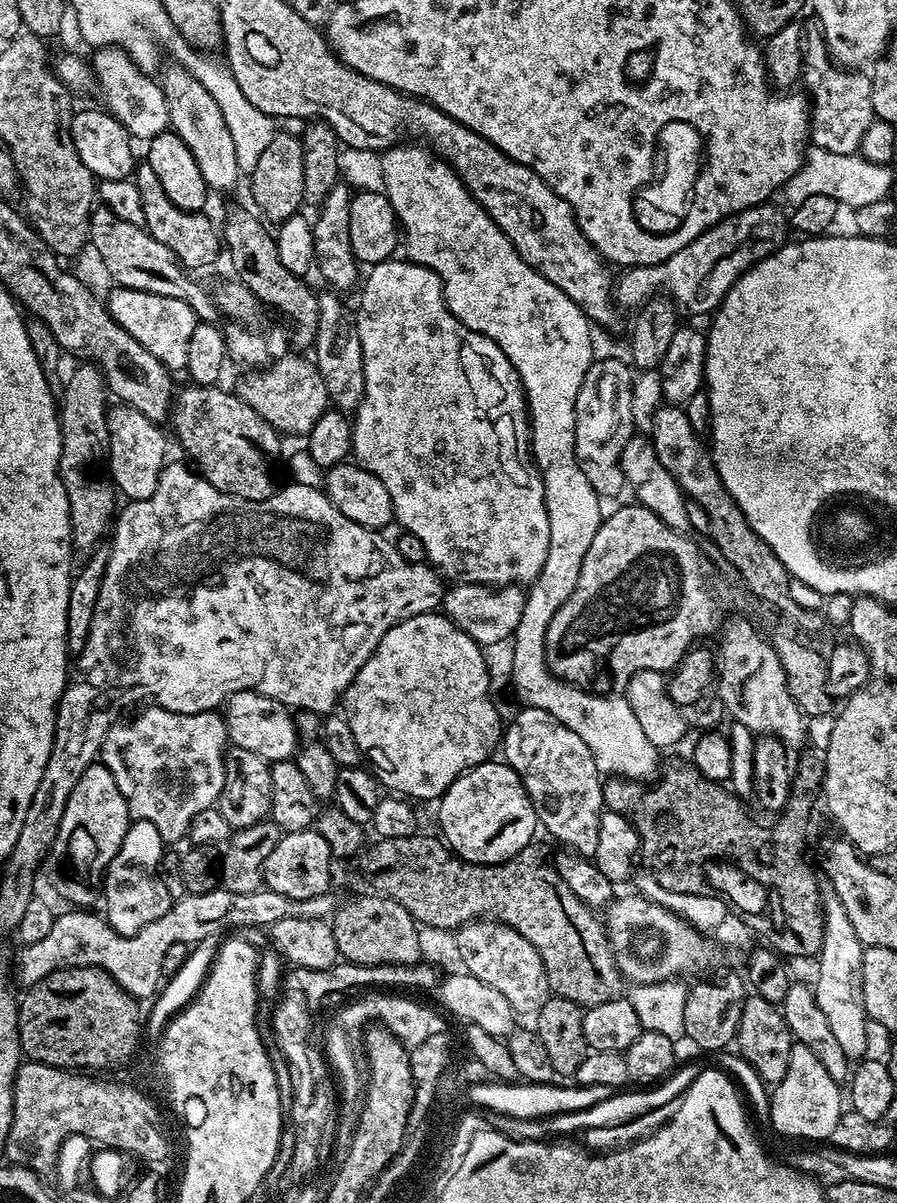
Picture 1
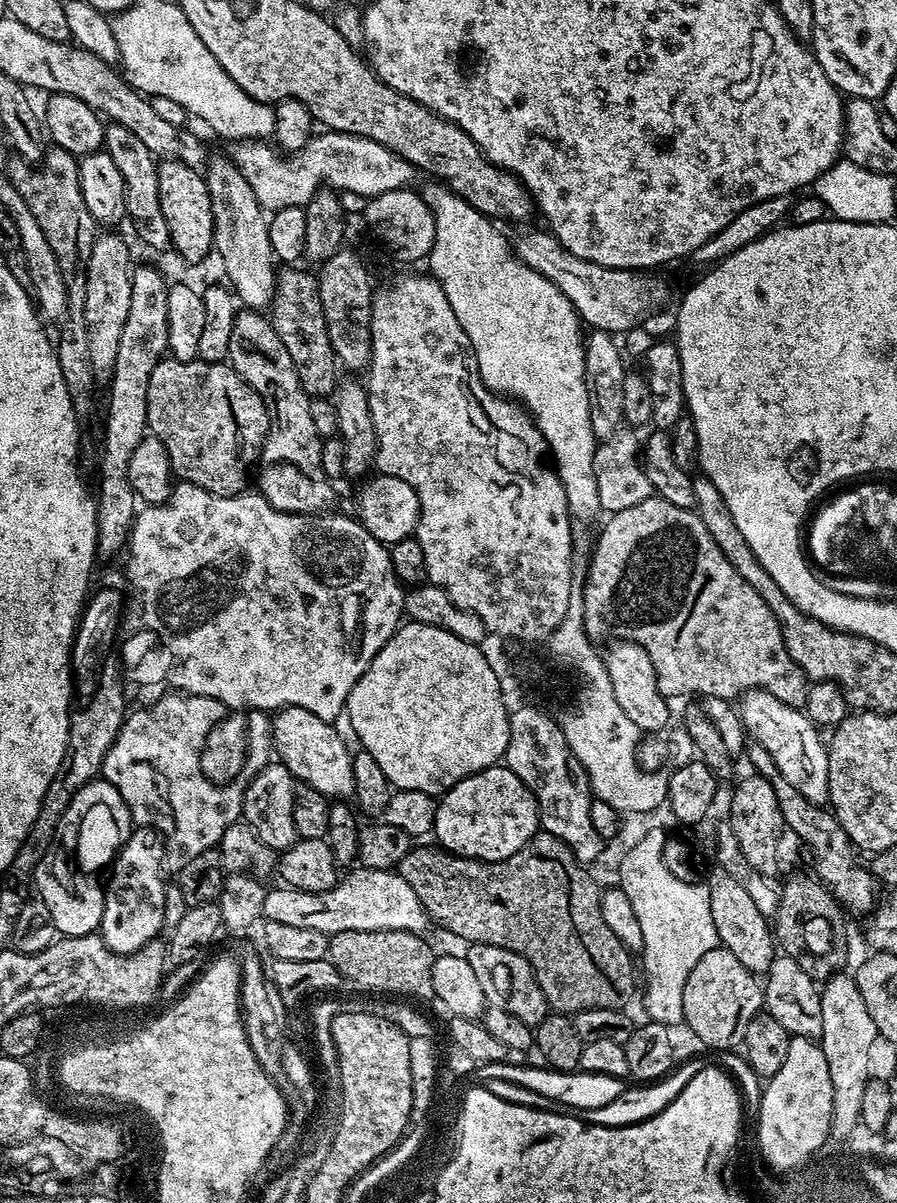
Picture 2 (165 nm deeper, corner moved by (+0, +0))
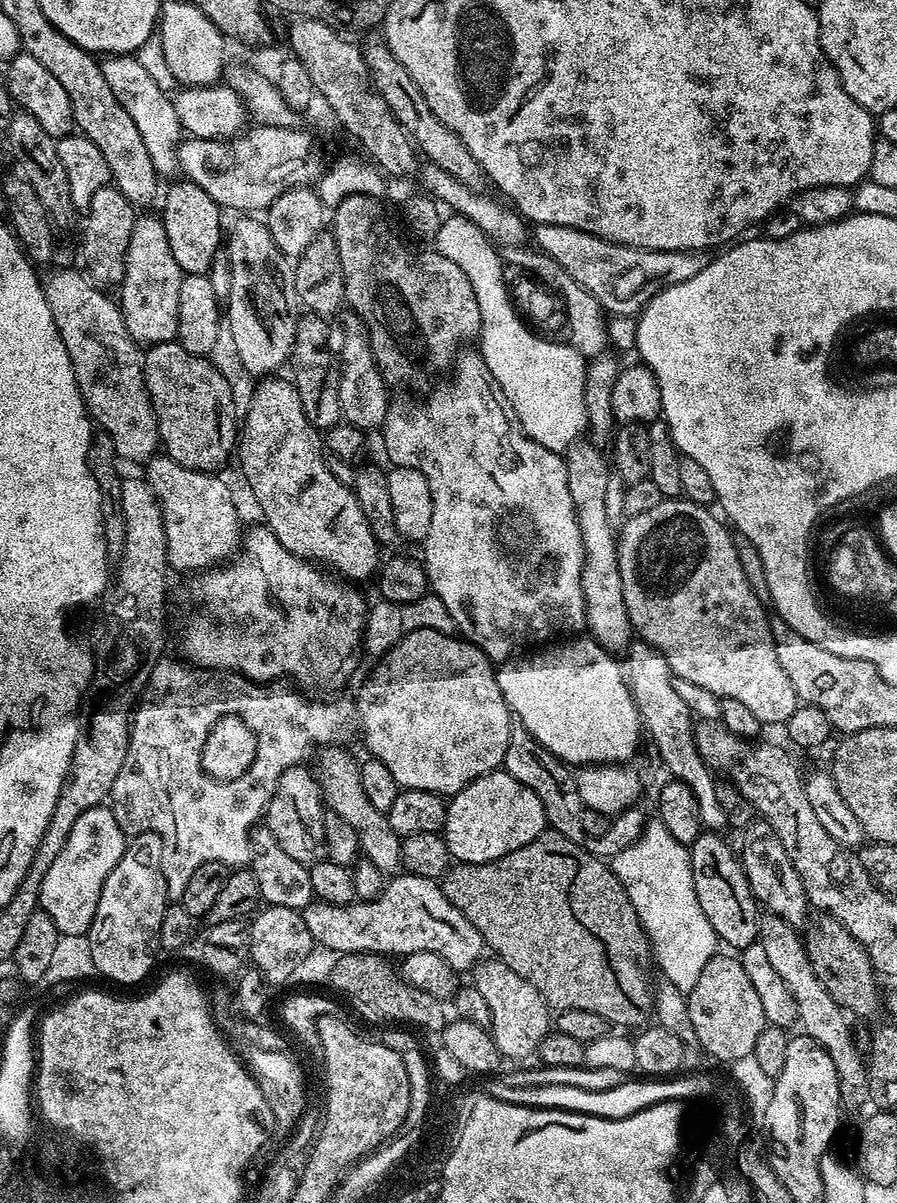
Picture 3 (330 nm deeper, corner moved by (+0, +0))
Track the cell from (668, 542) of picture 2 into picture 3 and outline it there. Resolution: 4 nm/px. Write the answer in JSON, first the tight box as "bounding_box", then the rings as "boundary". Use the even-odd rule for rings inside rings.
{"bounding_box":[616,498,798,725],"boundary":[[[661,498],[658,506],[645,510],[643,514],[627,517],[623,528],[618,532],[616,549],[618,550],[618,570],[622,574],[622,598],[626,606],[628,621],[632,623],[633,633],[660,652],[662,658],[669,664],[673,677],[686,682],[694,682],[694,686],[702,686],[702,690],[710,690],[710,694],[720,697],[721,700],[735,698],[737,702],[742,702],[753,712],[754,718],[758,718],[761,725],[787,725],[790,714],[794,714],[794,710],[798,707],[794,686],[790,686],[790,678],[786,678],[786,670],[782,670],[782,665],[778,663],[778,653],[774,650],[774,638],[768,625],[769,613],[766,611],[766,606],[760,601],[758,594],[754,594],[750,582],[746,582],[746,574],[742,574],[742,562],[738,562],[738,550],[733,533],[719,515],[718,517],[711,516],[702,505],[684,499]]]}

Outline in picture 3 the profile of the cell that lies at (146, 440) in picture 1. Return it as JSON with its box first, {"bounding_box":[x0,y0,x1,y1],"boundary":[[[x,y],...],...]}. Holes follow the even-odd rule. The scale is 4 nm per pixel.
{"bounding_box":[146,454,242,574],"boundary":[[[166,454],[150,457],[147,468],[146,479],[158,498],[164,519],[169,569],[199,574],[231,561],[240,550],[242,527],[227,482],[210,472],[190,470]]]}

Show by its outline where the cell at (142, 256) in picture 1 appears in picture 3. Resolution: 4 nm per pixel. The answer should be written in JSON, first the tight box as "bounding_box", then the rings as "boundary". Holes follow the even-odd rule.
{"bounding_box":[238,378,382,582],"boundary":[[[264,378],[257,383],[260,385],[253,390],[248,400],[248,425],[245,428],[243,425],[242,439],[238,444],[240,468],[264,515],[263,523],[274,534],[274,538],[278,538],[278,542],[290,550],[290,554],[323,566],[348,582],[368,580],[371,576],[373,579],[382,563],[382,549],[362,515],[362,506],[358,506],[358,498],[352,493],[351,487],[338,482],[338,478],[334,478],[328,469],[328,460],[322,451],[321,433],[306,418],[306,410],[302,410],[295,383],[288,378],[276,379],[280,378]]]}

